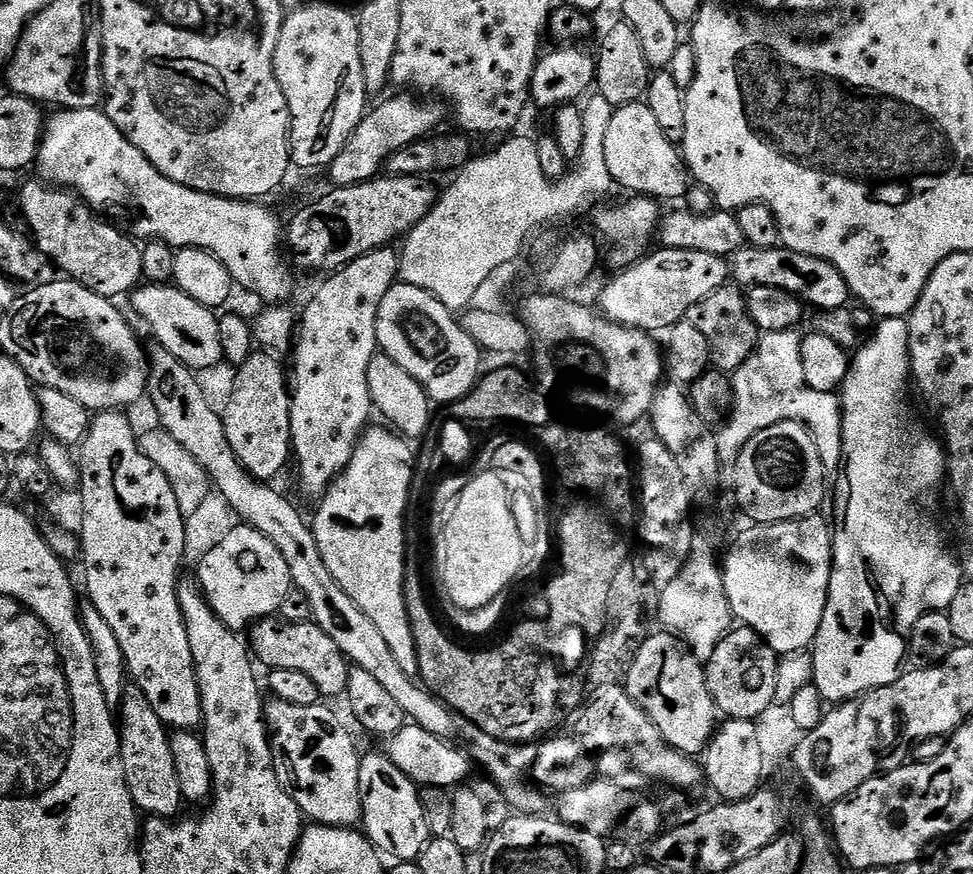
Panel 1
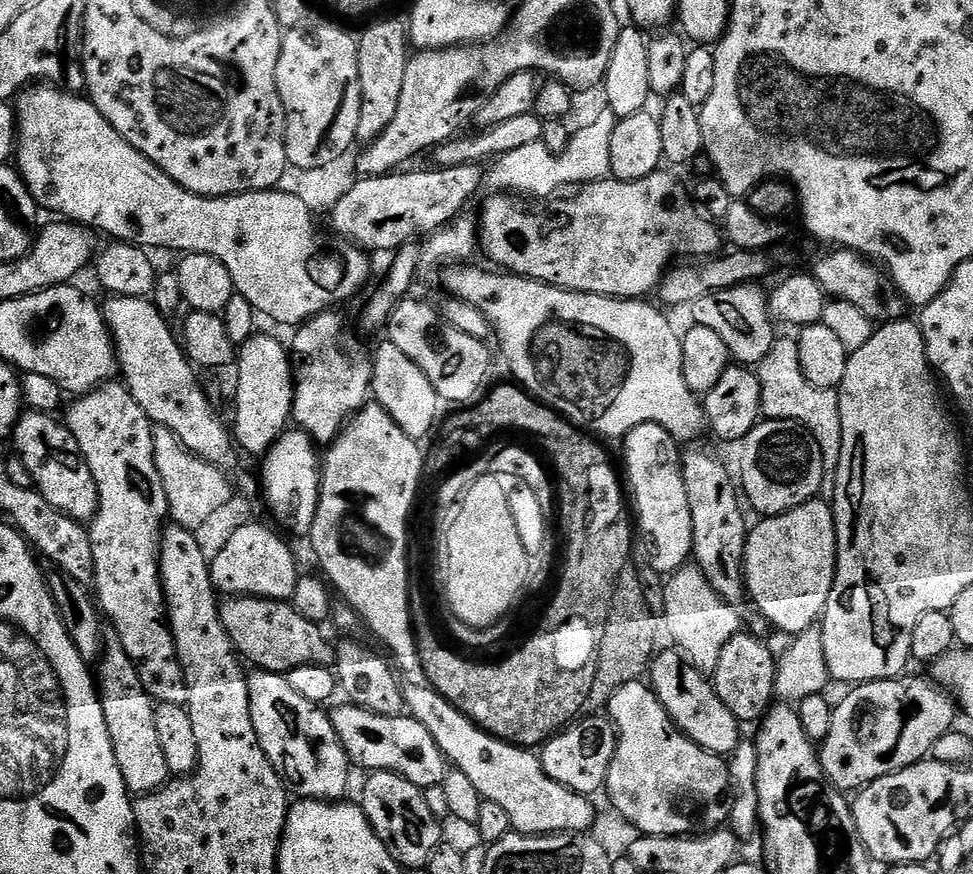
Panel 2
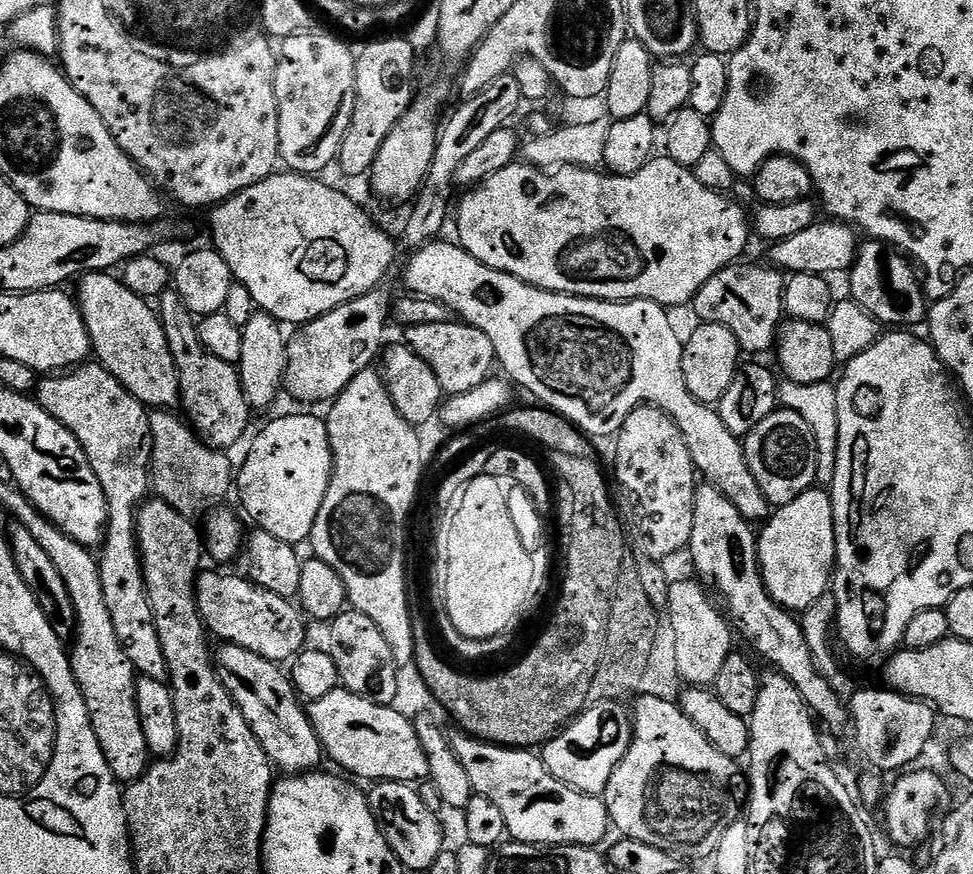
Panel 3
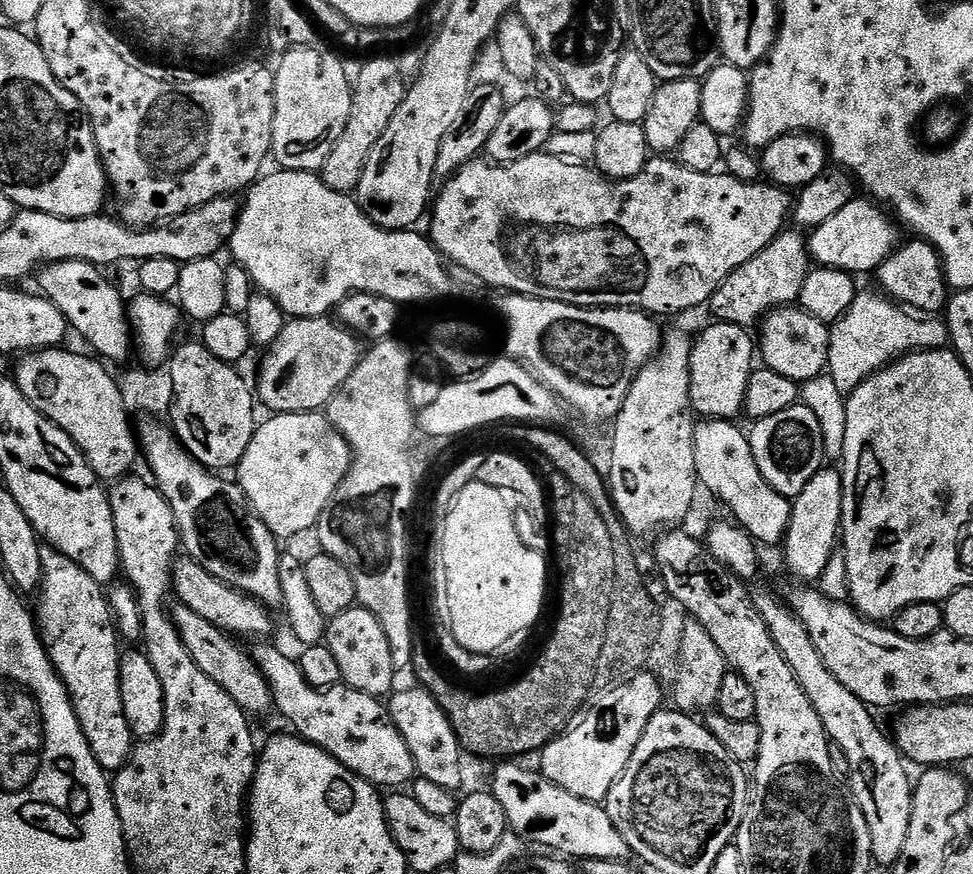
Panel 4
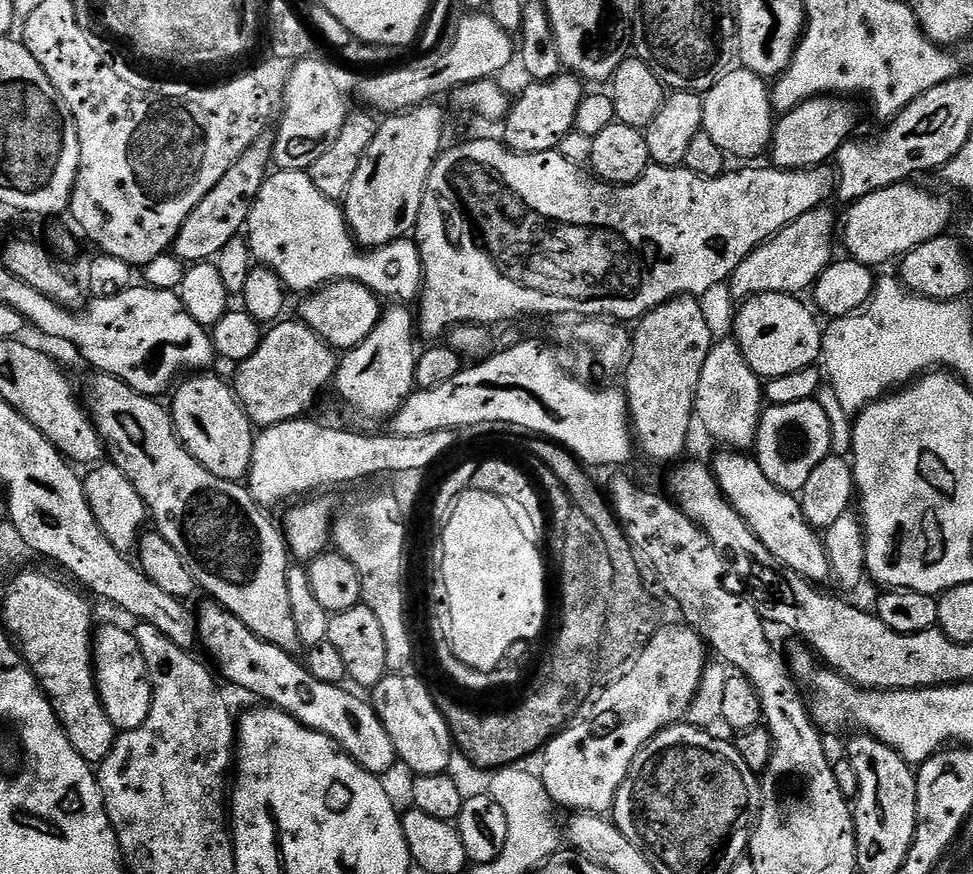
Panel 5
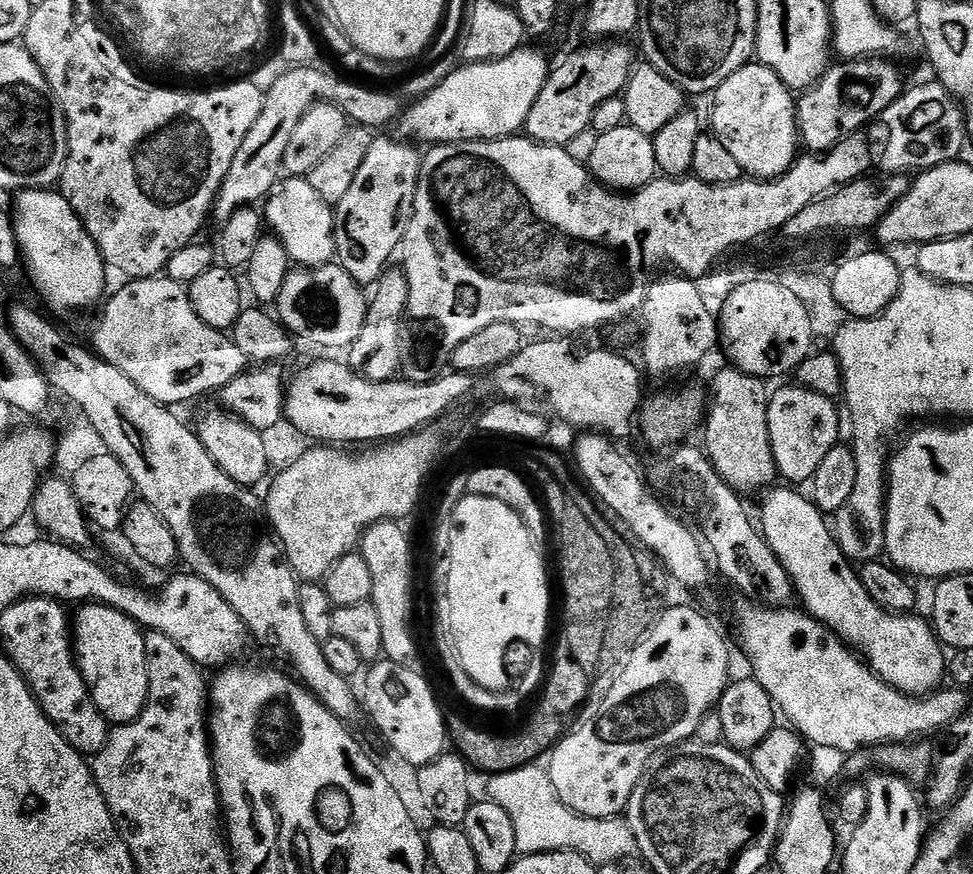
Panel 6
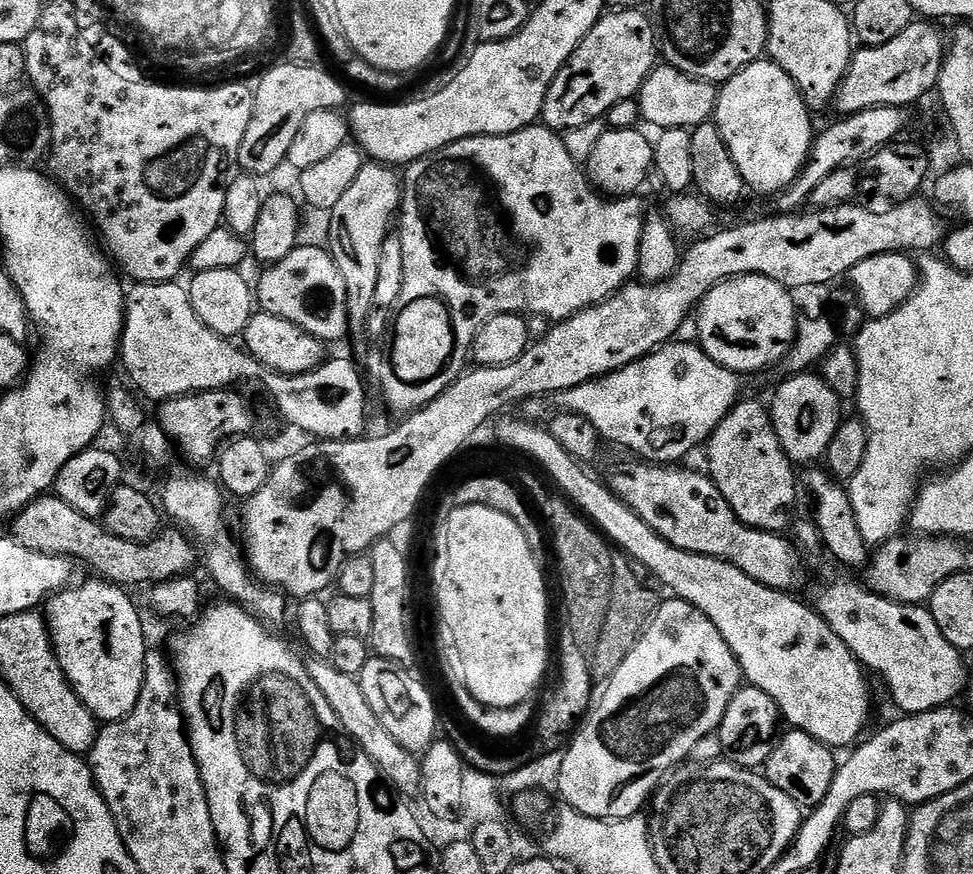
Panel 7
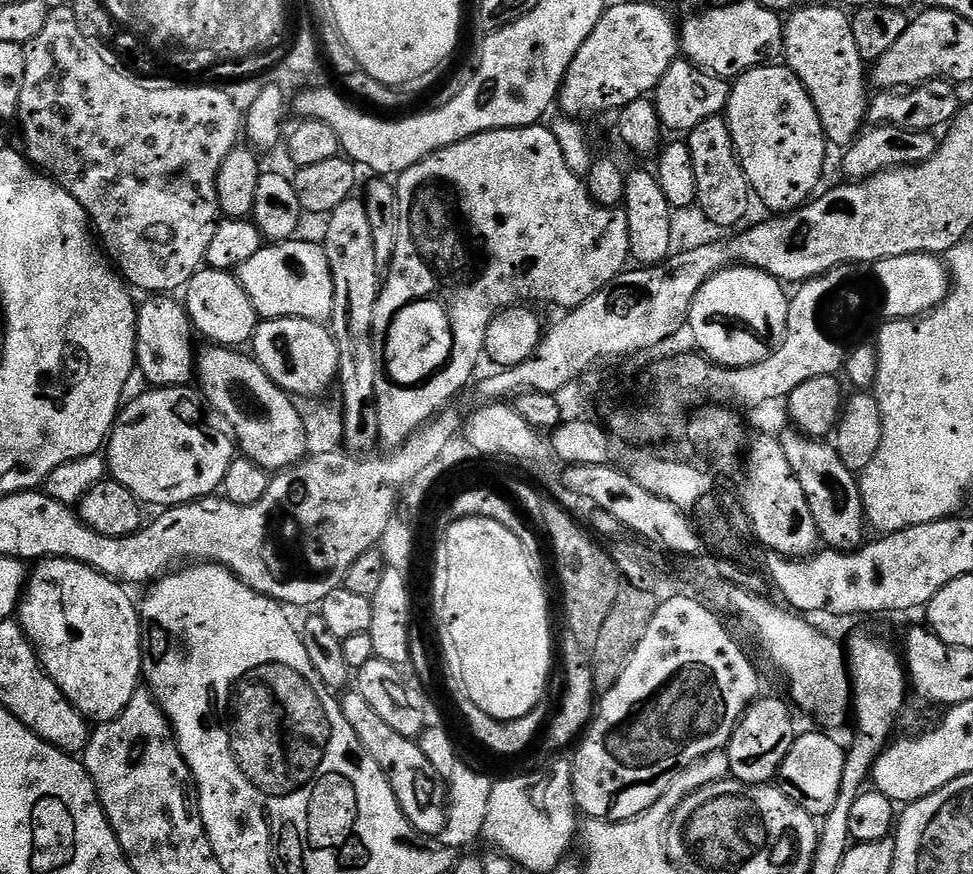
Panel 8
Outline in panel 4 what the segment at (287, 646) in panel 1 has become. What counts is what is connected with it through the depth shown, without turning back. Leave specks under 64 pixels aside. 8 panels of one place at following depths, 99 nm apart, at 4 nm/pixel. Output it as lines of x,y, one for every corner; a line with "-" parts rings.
191,558
177,559
172,565
172,588
174,596
179,603
190,606
190,610
194,610
194,614
206,618
206,622
214,622
214,626
218,626
223,632
240,636
260,636
256,638
268,638
272,632
272,616
268,605
263,604
260,600
255,600
246,592
239,592
238,589
232,588
226,582
222,582
218,578
214,578
214,574
210,574
210,570
206,570
201,564

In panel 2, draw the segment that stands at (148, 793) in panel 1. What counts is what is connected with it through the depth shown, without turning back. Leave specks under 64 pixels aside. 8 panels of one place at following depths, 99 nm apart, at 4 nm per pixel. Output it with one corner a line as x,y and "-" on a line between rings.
110,626
105,627
104,630
104,654
99,661
99,668
98,691
102,702
102,714
106,720
106,730
110,734
110,742
114,746
114,758
118,758
118,770
122,770
122,778
126,782
129,793
156,792
168,783
170,773
166,766
166,757
162,754
158,730
154,727
154,701
142,686
142,678
138,678
138,670
134,666
134,662
130,662
118,634

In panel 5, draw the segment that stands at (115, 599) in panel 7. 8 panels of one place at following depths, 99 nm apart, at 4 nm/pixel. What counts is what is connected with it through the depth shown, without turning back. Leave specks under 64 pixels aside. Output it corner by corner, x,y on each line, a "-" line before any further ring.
108,624
94,636
94,667
100,694
108,709
108,716
120,732
129,732
150,718
153,684
148,673
148,663
140,647
135,631

